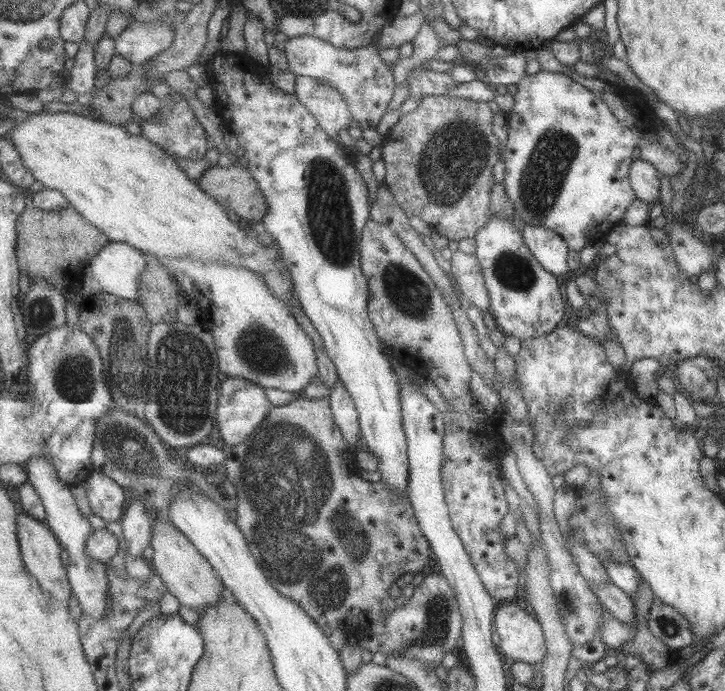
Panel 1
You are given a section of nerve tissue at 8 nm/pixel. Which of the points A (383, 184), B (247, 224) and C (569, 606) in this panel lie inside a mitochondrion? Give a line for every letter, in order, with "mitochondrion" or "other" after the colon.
A: other
B: other
C: mitochondrion

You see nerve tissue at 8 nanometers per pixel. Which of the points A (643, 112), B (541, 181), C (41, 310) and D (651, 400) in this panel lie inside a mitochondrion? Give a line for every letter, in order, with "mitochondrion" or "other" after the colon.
A: other
B: mitochondrion
C: mitochondrion
D: other

